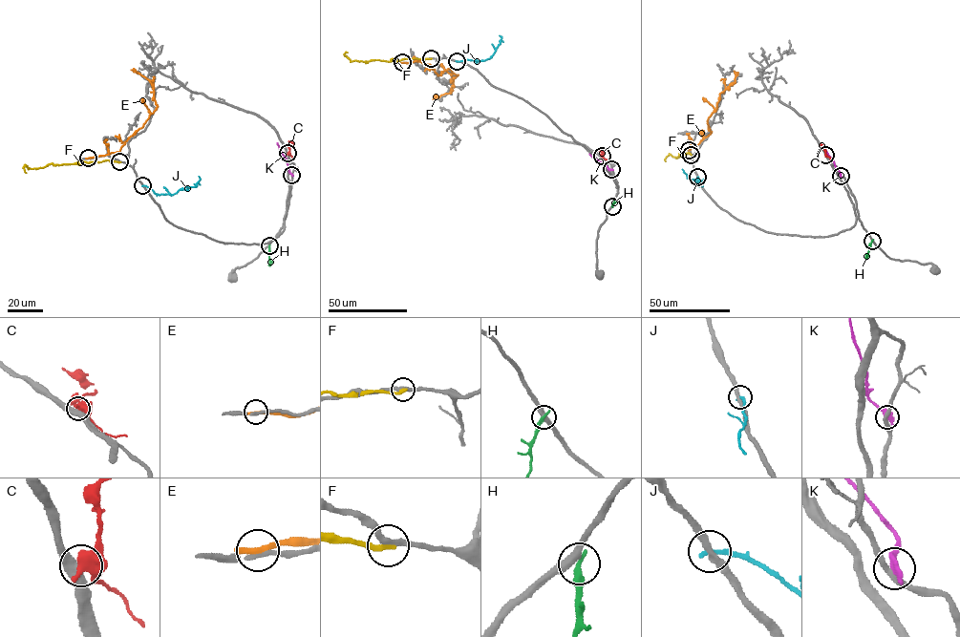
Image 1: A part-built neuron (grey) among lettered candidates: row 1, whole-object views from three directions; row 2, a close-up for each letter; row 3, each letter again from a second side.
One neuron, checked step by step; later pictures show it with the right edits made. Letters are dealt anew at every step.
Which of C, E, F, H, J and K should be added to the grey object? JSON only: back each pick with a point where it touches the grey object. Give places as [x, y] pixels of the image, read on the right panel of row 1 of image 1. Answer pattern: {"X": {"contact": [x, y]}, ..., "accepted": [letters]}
{"accepted": []}

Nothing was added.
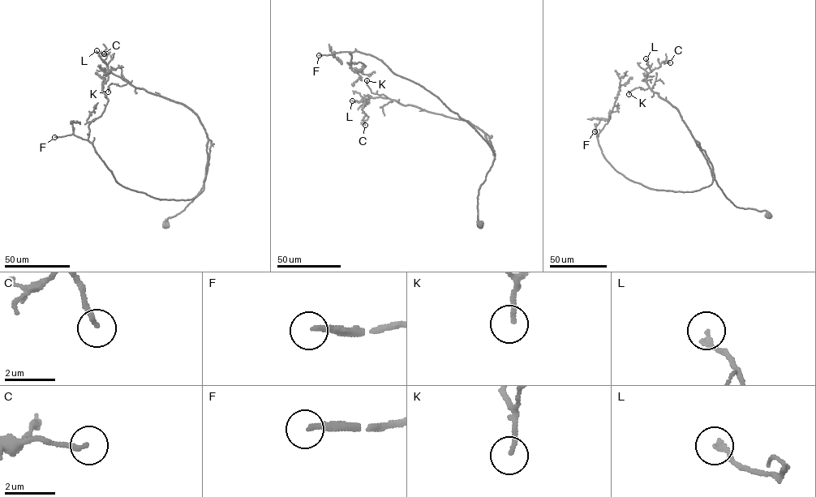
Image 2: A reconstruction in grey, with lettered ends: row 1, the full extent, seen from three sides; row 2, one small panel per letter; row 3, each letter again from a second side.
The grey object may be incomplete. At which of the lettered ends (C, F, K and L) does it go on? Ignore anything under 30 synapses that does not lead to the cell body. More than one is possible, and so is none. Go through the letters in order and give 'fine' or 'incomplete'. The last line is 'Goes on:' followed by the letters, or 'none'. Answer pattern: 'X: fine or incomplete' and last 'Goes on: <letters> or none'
C: fine
F: incomplete
K: fine
L: fine
Goes on: F

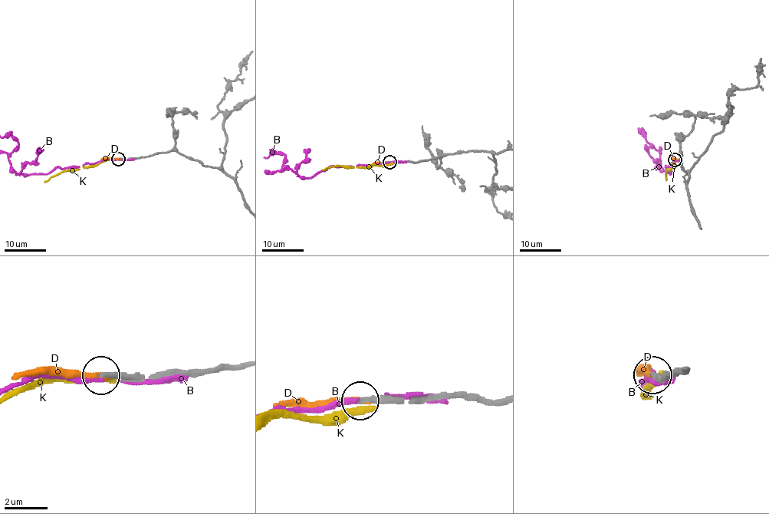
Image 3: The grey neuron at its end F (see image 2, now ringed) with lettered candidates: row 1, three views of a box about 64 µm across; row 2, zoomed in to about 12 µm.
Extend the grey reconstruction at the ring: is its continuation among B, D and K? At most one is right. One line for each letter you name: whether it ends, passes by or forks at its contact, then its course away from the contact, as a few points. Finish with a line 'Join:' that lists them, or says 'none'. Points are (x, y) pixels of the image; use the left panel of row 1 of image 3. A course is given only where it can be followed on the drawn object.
D: it ends there; it runs (119, 159), (100, 159)
Join: D

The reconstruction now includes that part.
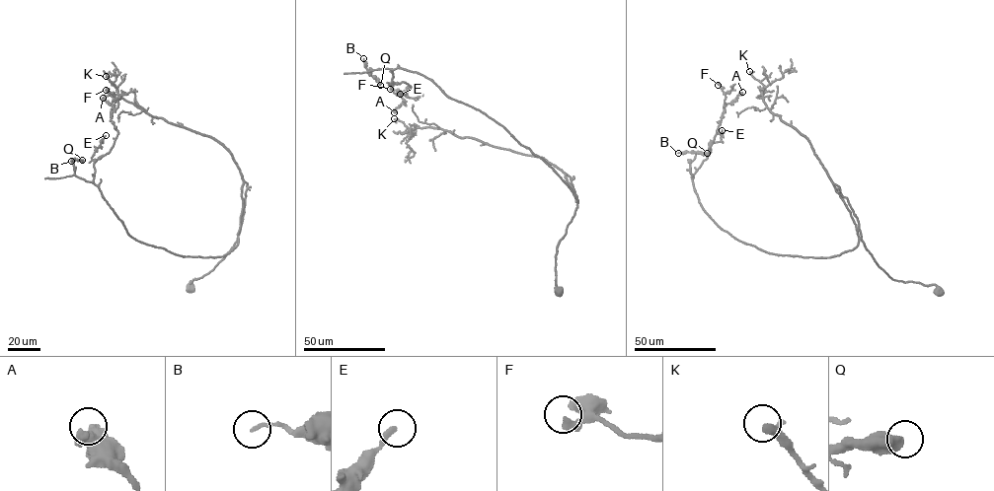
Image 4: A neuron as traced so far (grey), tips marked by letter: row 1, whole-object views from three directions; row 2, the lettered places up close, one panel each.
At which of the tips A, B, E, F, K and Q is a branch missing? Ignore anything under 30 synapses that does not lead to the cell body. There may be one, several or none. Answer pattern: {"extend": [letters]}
{"extend": []}

